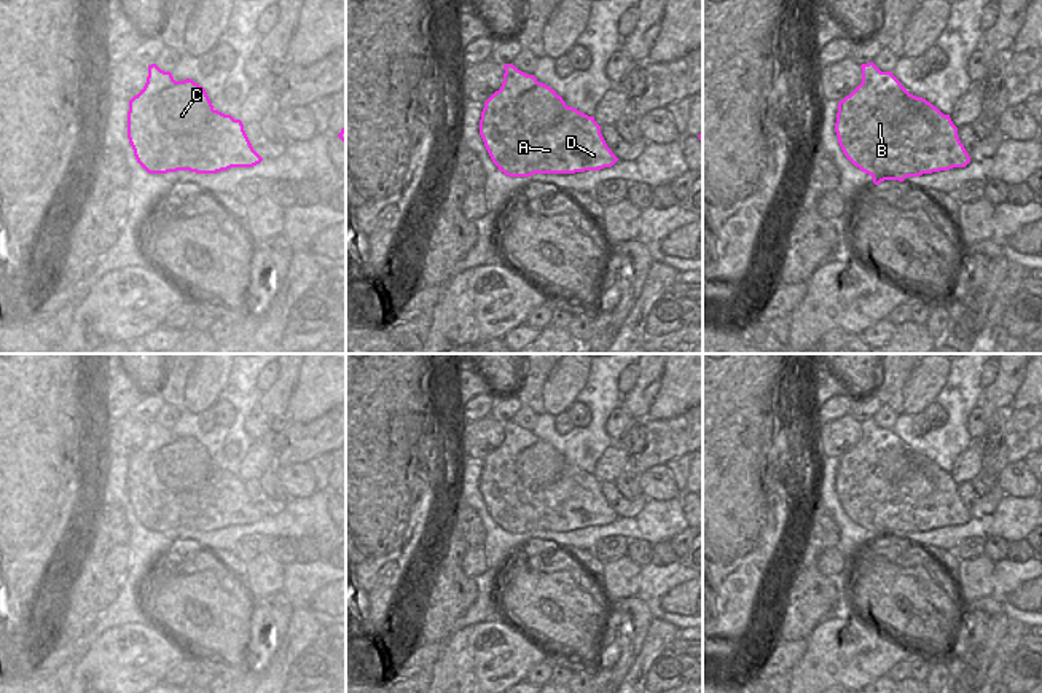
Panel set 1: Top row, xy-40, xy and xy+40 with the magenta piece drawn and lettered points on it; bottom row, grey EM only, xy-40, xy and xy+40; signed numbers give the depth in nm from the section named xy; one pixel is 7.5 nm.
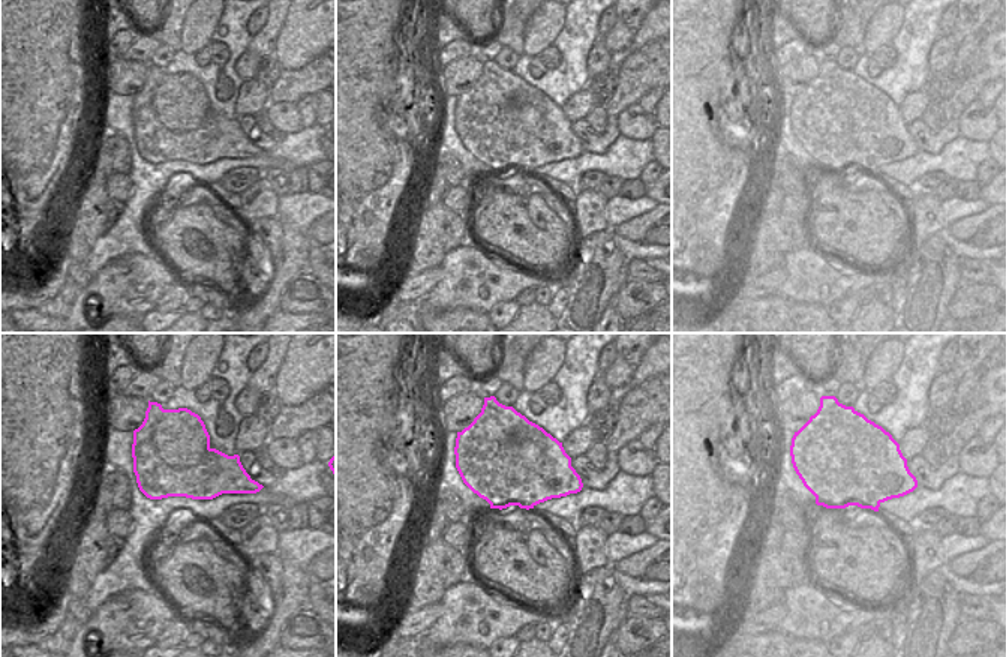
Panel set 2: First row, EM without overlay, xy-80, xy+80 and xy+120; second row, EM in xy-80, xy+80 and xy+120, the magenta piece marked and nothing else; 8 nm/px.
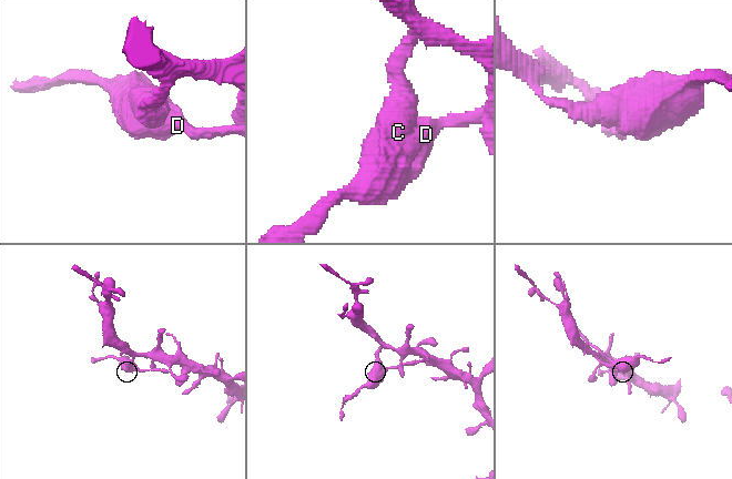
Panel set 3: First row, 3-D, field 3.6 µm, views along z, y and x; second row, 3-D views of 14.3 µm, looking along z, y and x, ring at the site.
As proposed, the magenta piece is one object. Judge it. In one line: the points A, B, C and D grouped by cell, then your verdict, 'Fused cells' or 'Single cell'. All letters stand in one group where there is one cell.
Groups: A B D / C. Fused cells

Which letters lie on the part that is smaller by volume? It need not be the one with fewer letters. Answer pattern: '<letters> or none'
A, B, D

